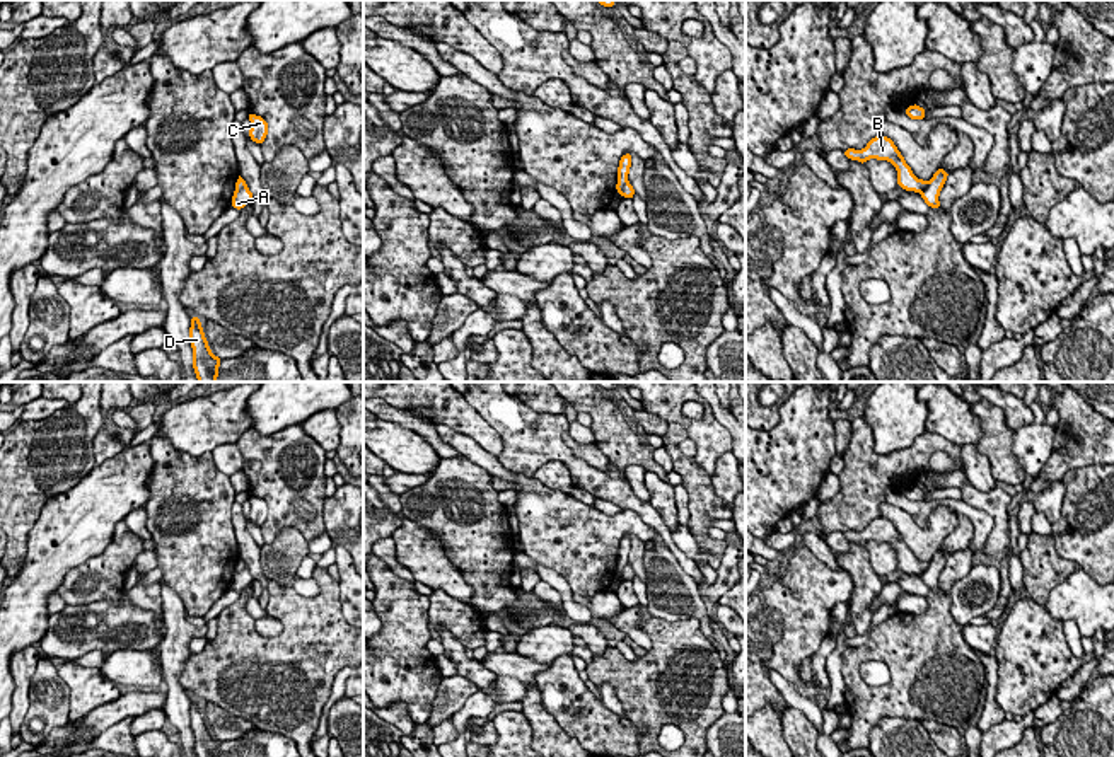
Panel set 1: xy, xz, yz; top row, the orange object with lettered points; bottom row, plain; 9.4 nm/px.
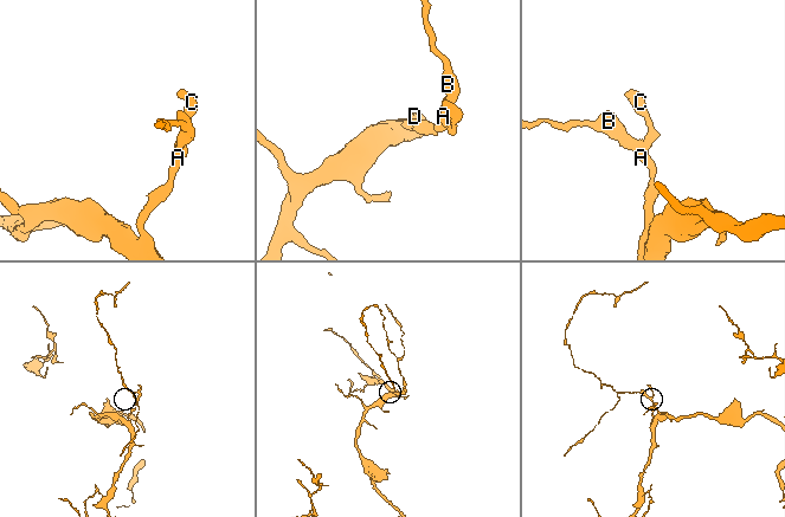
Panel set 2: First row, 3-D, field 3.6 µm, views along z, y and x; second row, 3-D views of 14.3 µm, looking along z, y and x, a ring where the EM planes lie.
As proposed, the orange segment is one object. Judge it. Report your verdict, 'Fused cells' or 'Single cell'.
Fused cells

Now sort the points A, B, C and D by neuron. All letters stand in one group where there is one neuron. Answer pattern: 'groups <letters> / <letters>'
groups A C D / B

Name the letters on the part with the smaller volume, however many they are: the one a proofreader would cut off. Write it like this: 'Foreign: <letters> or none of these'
Foreign: B

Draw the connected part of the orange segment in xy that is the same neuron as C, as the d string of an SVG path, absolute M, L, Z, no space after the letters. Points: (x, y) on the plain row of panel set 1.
M252 494L247 496L247 501L251 503L249 520L261 527L268 517L266 501Z

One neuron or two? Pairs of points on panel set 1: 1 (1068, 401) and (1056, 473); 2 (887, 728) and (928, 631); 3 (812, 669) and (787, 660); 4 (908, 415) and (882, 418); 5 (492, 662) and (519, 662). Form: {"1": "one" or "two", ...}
{"1": "one", "2": "two", "3": "two", "4": "one", "5": "one"}

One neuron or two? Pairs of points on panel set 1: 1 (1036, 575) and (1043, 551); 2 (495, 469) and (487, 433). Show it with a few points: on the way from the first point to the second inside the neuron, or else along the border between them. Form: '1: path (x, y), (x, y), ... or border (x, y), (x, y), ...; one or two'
1: path (1041, 570), (1041, 556); one
2: border (458, 433), (471, 437), (495, 457); two

